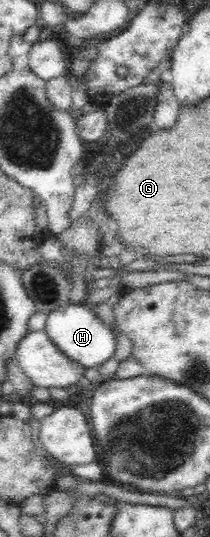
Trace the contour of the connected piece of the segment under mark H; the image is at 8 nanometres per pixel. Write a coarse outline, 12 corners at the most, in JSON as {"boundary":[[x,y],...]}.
{"boundary":[[82,304],[49,312],[44,331],[84,368],[115,354],[112,329]]}

